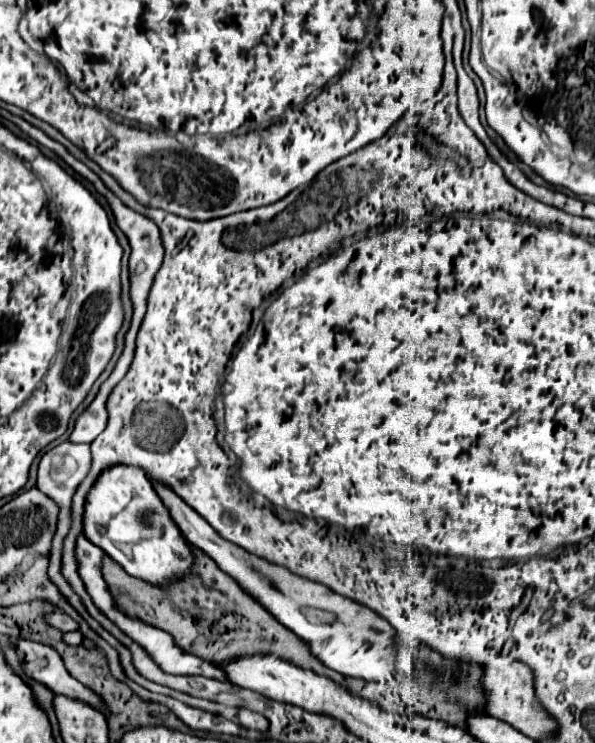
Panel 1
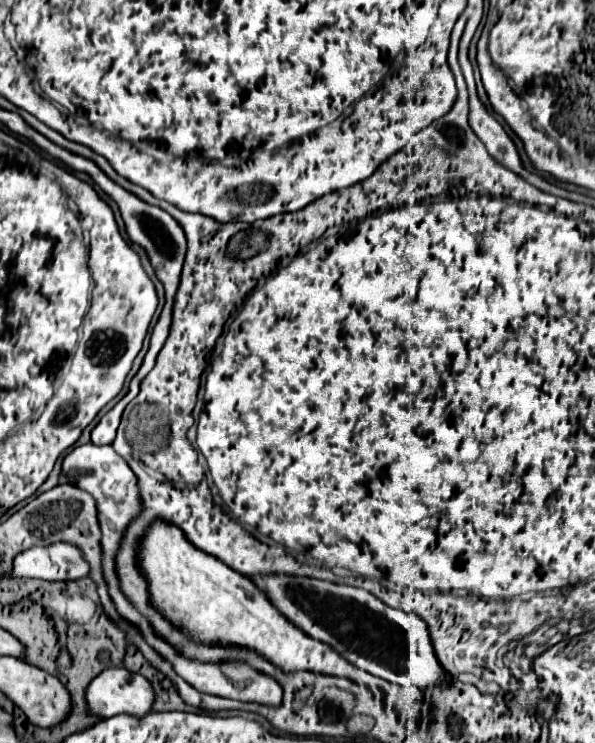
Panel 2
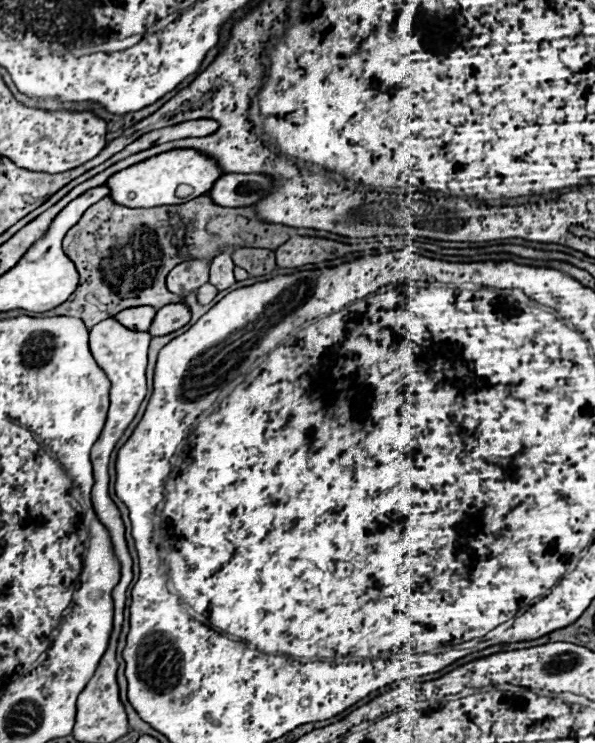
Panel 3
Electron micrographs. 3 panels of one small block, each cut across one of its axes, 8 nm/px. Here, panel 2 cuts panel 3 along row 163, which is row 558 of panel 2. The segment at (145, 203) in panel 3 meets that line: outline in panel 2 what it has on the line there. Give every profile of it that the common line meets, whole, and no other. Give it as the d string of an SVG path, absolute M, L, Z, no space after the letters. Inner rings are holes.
M154 522L148 528L148 536L144 538L138 556L140 568L144 570L144 576L150 584L154 606L196 642L242 644L258 650L262 656L266 656L286 672L314 670L366 684L372 690L380 690L384 700L394 704L394 708L398 708L408 722L418 720L426 714L428 706L418 688L412 686L412 690L408 690L402 686L394 686L352 666L332 646L308 636L298 626L294 626L250 578L224 566L224 562L216 560L214 556L202 554L202 550L194 548L176 526Z

